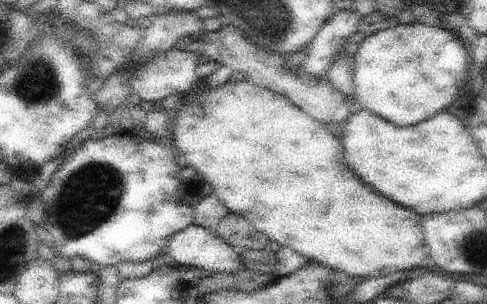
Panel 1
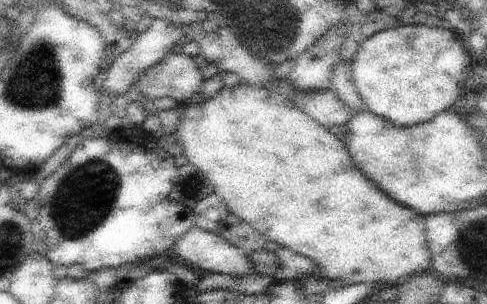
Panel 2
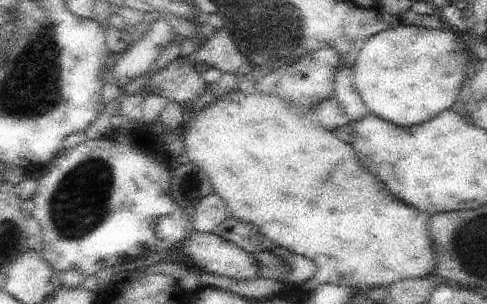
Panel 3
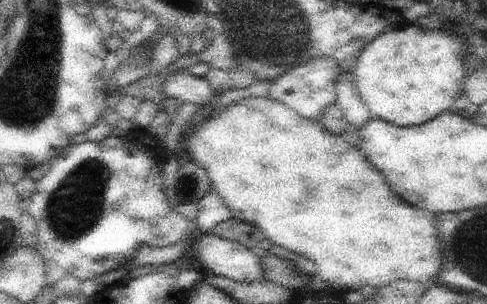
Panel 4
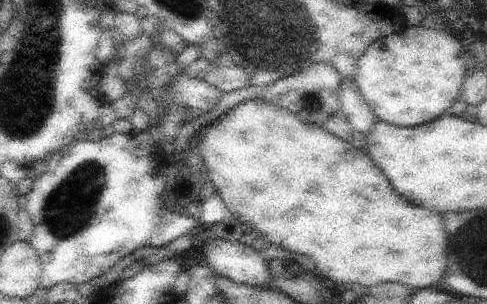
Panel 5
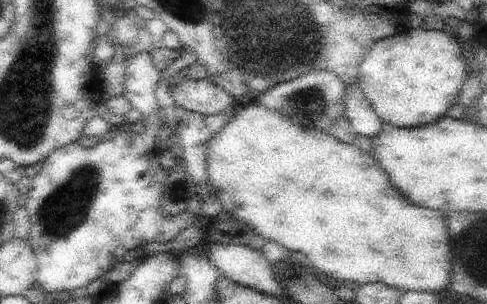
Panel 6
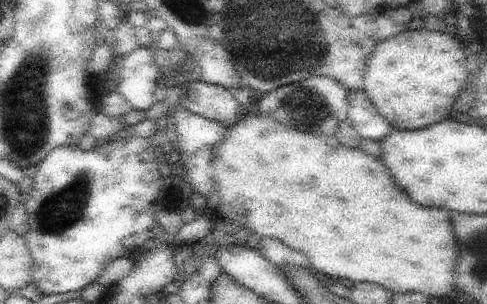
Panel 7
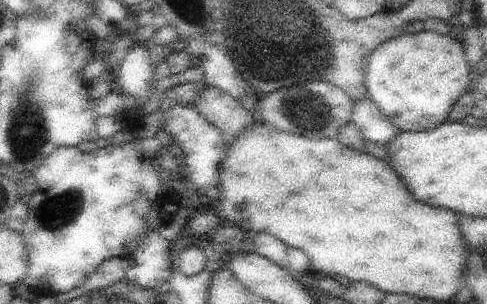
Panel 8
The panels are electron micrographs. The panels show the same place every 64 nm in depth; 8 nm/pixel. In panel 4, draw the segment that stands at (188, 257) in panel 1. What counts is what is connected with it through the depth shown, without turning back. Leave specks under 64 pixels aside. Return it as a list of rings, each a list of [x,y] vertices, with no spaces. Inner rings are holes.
[[[195,234],[191,238],[191,248],[197,250],[197,256],[203,262],[205,270],[215,276],[233,280],[237,284],[265,280],[263,260],[237,242],[221,240],[213,234]]]

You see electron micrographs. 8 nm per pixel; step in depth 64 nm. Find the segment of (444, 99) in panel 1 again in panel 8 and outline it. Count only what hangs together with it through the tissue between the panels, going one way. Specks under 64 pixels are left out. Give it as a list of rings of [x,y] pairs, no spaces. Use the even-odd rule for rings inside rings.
[[[435,32],[401,34],[381,44],[367,66],[367,96],[389,118],[399,132],[429,132],[443,124],[455,102],[467,92],[471,66],[465,60],[463,44]]]

